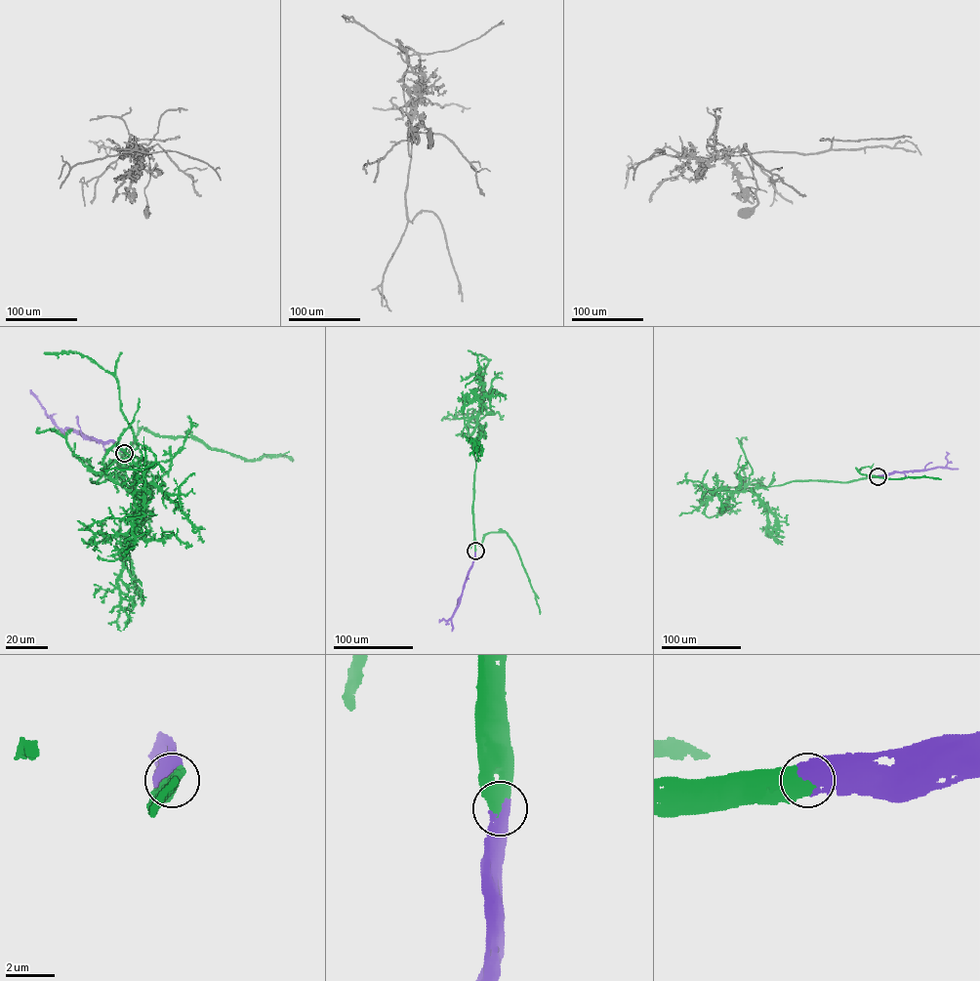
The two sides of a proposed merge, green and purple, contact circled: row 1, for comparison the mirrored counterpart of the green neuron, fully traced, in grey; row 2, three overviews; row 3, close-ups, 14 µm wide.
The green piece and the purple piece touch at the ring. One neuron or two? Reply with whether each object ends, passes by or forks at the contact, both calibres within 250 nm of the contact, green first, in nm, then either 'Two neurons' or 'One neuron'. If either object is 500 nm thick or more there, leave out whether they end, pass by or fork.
Thickness 500 nm (green) against 550 nm. One neuron

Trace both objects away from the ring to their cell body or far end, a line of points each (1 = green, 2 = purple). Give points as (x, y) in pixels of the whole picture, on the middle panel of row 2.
1: (475, 551), (472, 503), (475, 461), (469, 436), (482, 404), (482, 376), (488, 360), (469, 350)
2: (475, 551), (454, 614), (447, 621), (439, 619)

